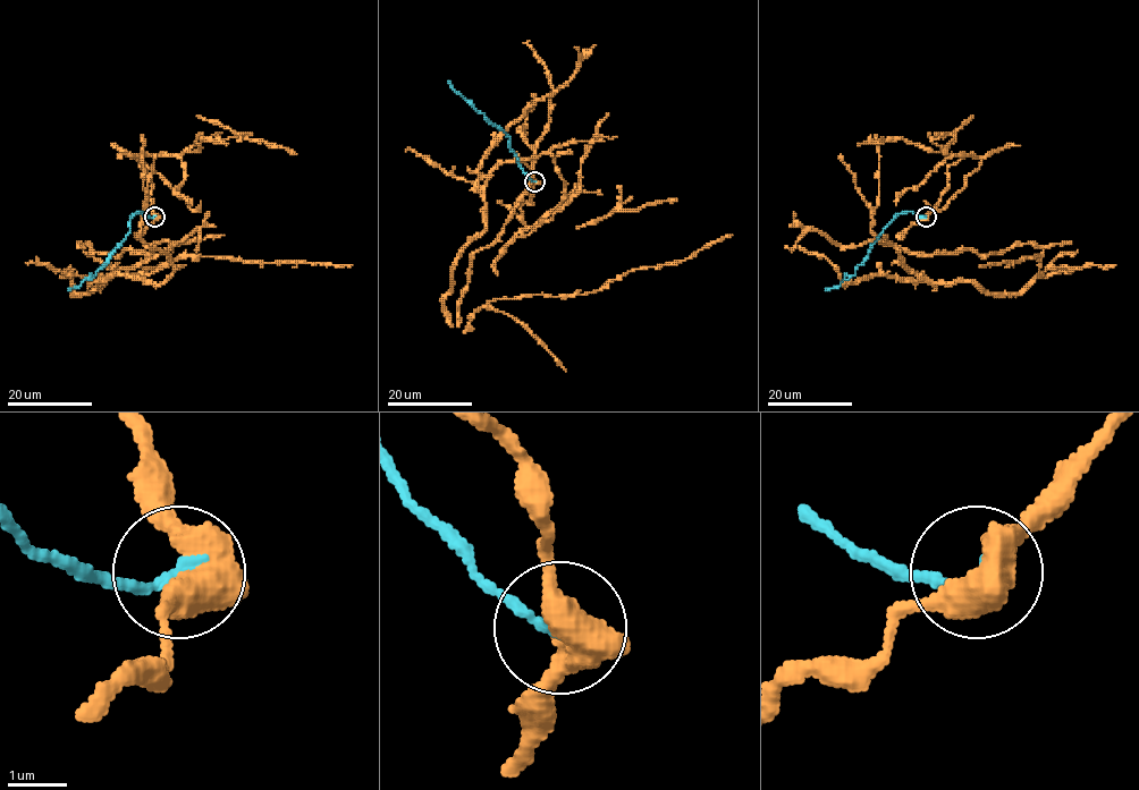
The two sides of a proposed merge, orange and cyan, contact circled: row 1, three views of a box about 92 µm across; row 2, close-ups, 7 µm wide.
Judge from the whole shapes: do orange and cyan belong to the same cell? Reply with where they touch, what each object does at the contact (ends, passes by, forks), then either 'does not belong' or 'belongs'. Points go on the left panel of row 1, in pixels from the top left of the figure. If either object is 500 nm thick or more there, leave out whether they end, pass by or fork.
place (154, 217); does not belong

